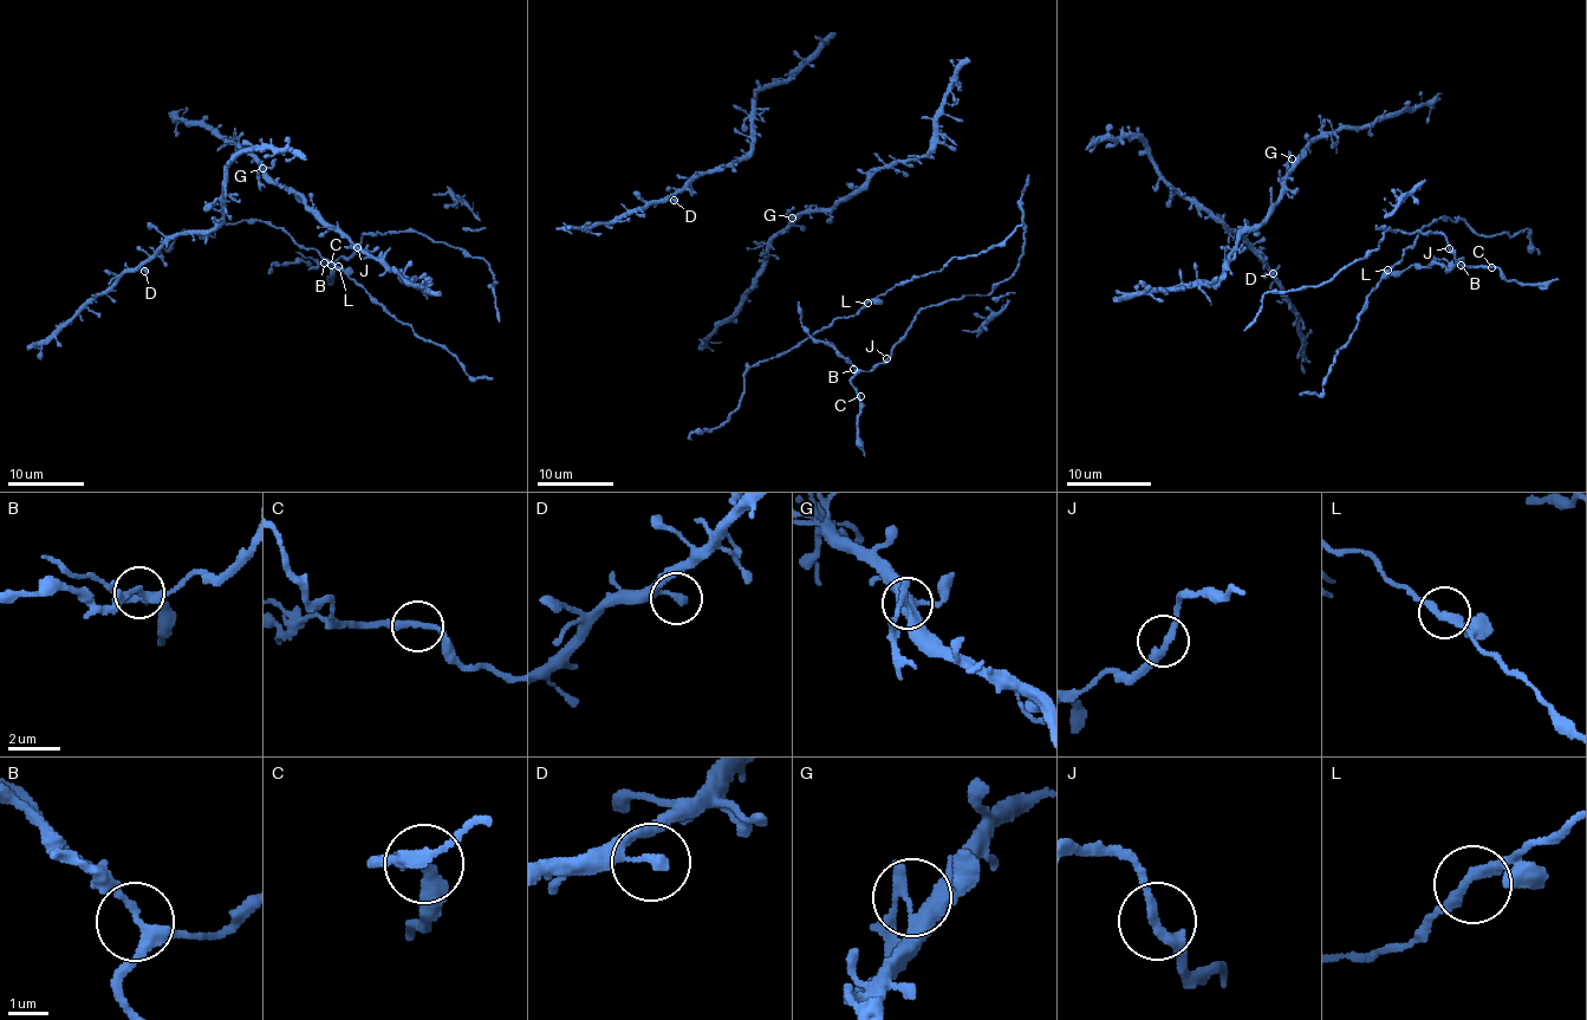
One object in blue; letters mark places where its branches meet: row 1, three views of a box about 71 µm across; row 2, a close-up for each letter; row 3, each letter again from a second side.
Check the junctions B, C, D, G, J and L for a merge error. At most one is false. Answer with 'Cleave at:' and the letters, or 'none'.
Cleave at: B

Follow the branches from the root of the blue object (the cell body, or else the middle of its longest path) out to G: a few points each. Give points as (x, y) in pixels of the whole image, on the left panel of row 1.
G: (300, 197), (281, 188), (262, 168)

